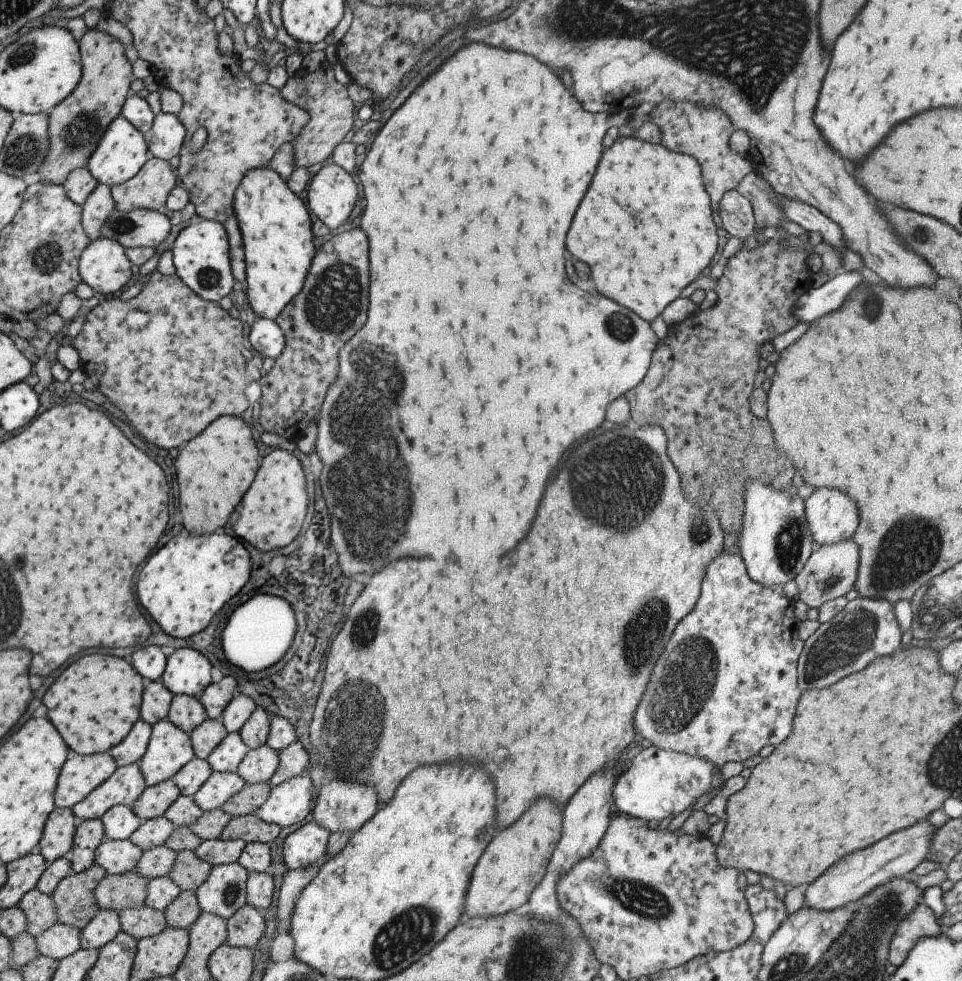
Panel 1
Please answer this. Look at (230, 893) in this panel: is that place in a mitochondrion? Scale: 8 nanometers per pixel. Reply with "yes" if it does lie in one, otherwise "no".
yes

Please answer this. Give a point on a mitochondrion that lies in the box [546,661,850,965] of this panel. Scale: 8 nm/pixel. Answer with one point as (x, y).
(638, 897)

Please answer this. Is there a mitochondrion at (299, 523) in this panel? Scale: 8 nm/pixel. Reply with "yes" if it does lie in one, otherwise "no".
no

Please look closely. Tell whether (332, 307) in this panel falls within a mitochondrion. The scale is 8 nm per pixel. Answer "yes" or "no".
yes

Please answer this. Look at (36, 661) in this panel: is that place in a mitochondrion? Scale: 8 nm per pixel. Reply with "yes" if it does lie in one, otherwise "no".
no

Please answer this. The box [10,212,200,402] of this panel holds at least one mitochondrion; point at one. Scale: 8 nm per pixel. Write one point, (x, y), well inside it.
(46, 258)

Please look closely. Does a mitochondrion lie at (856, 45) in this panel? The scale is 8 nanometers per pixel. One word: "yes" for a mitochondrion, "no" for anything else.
no

